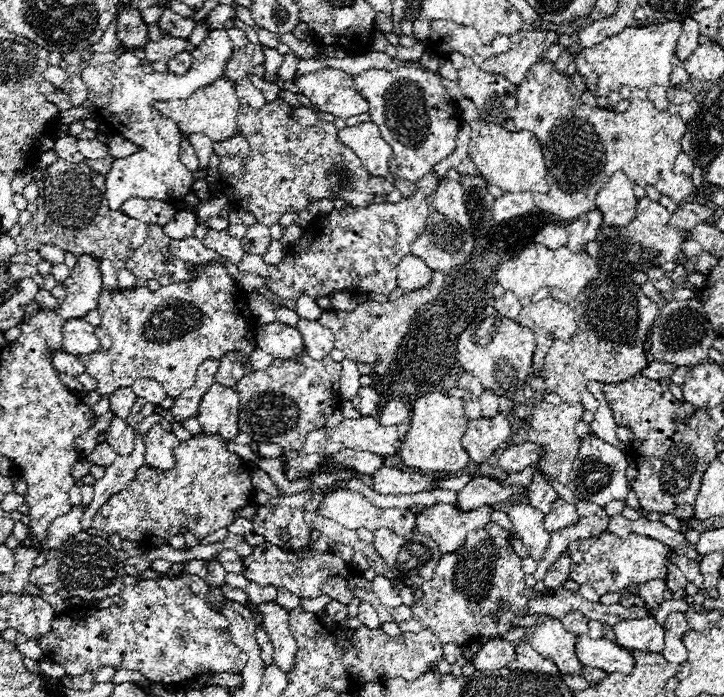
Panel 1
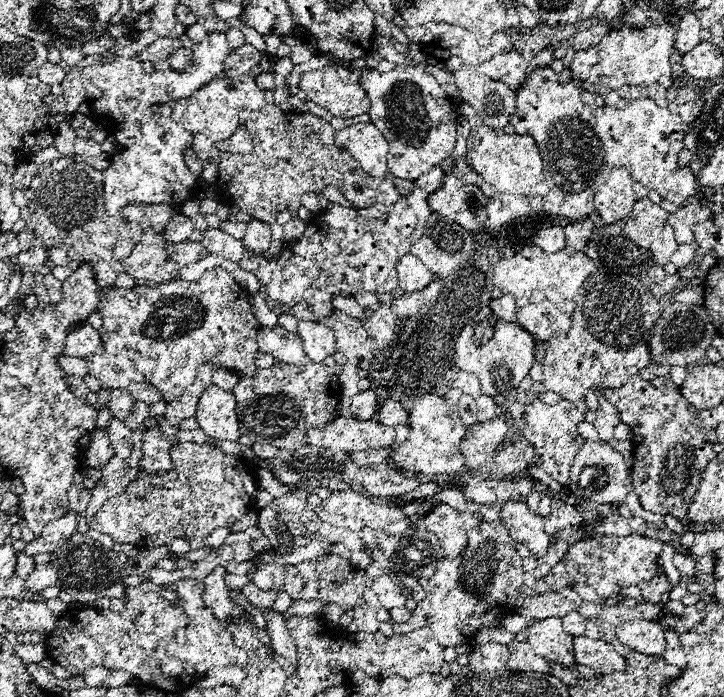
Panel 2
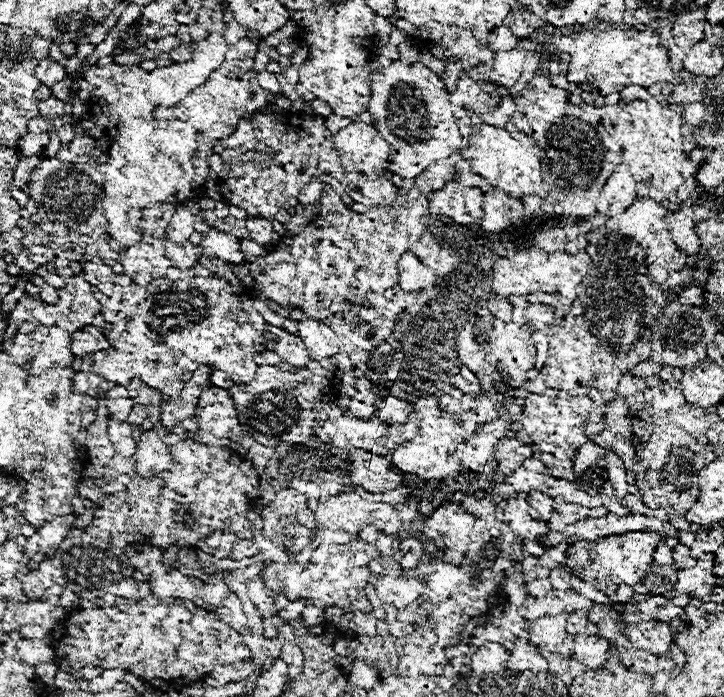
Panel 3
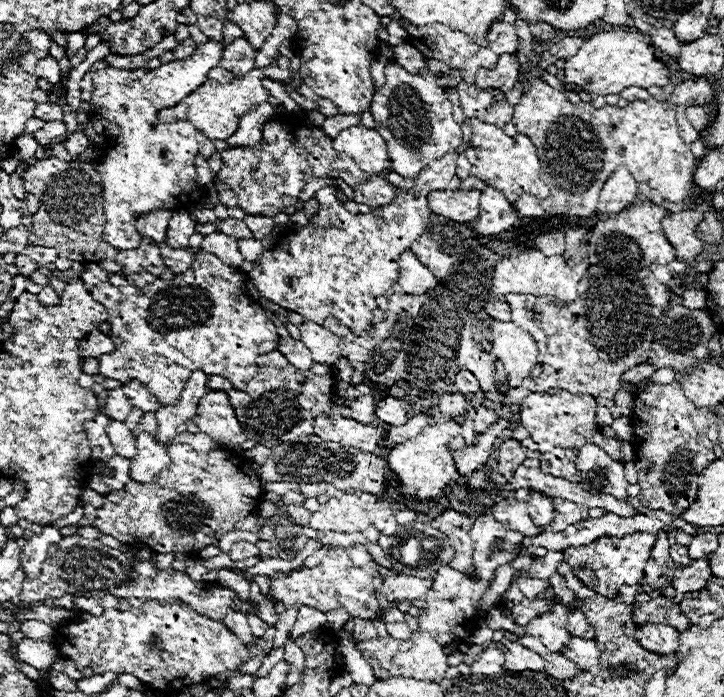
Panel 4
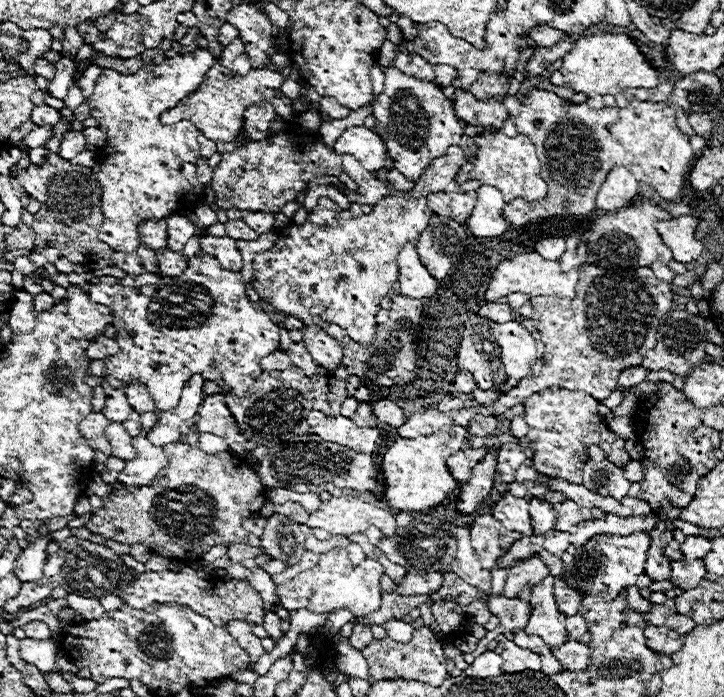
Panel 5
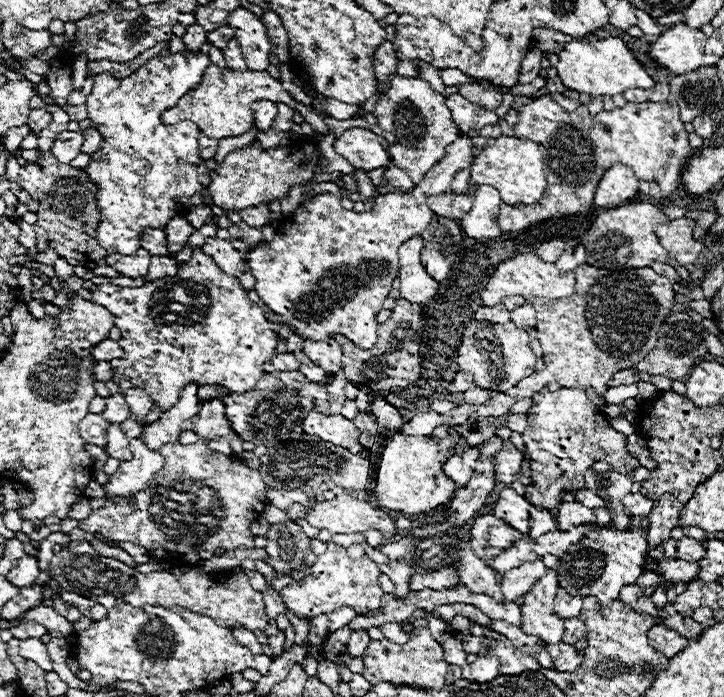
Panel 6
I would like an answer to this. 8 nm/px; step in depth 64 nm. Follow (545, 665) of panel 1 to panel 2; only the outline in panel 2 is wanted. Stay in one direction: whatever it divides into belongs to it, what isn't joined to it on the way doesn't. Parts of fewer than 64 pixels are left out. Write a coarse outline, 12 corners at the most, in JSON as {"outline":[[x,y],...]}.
{"outline":[[526,642],[508,644],[510,670],[552,672],[548,660]]}

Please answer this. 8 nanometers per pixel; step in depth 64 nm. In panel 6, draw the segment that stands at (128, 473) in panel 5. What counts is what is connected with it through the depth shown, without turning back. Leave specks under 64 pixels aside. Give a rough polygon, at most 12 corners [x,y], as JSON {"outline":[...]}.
{"outline":[[140,438],[130,440],[132,460],[104,486],[106,498],[126,498],[148,486],[164,466]]}

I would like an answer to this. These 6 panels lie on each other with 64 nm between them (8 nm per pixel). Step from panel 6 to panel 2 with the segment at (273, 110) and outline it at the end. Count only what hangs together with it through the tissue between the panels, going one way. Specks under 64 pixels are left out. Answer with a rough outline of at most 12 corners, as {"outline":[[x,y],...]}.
{"outline":[[244,126],[230,138],[218,140],[220,152],[250,154],[254,150],[252,140]]}

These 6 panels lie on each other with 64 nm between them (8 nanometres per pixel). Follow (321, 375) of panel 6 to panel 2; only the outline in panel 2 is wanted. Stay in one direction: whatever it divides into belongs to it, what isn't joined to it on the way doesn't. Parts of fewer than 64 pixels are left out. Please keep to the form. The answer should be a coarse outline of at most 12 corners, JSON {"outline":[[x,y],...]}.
{"outline":[[282,326],[258,332],[260,352],[300,366],[304,354],[296,332]]}

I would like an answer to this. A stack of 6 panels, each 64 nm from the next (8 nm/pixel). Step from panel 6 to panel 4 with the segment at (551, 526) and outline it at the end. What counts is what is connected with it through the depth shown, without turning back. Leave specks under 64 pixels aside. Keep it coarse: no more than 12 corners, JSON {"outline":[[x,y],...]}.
{"outline":[[532,492],[528,512],[546,530],[554,520],[552,500]]}

